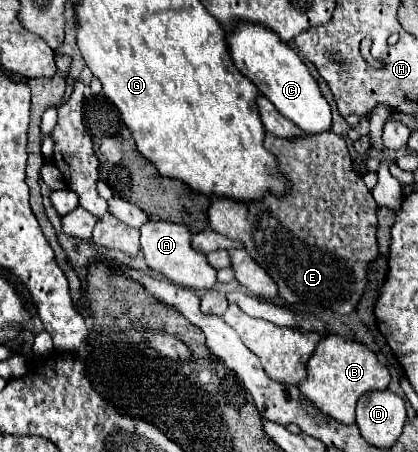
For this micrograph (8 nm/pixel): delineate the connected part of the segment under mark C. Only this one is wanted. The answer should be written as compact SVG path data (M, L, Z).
M241 22L233 30L233 34L227 36L227 44L239 72L245 74L285 118L293 120L293 124L299 126L305 134L321 134L331 130L331 106L325 100L317 80L311 76L309 68L303 64L297 52L289 48L285 42L281 42L281 38L273 30L259 24Z

